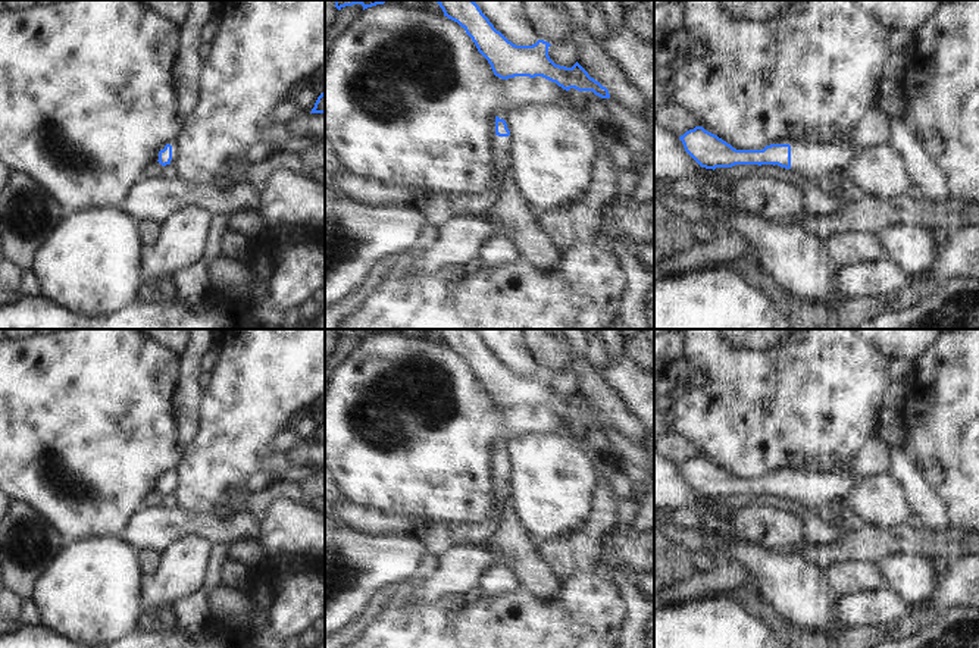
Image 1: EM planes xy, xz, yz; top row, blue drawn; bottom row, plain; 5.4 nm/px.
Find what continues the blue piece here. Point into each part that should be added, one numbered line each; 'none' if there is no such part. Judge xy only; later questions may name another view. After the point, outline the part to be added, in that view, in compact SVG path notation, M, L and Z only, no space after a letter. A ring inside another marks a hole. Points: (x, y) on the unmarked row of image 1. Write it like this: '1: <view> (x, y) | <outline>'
1: xy (175, 481) | M168 470L165 472L157 480L156 480L156 491L159 489L159 480L165 478L166 473L171 473L172 475L172 489L171 489L171 494L175 492L178 483L179 483L179 479L176 476L176 470Z

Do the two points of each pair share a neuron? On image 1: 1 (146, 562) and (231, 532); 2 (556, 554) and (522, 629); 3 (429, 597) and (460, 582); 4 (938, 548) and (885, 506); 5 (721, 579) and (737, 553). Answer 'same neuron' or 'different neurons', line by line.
1: different neurons
2: different neurons
3: same neuron
4: different neurons
5: different neurons

